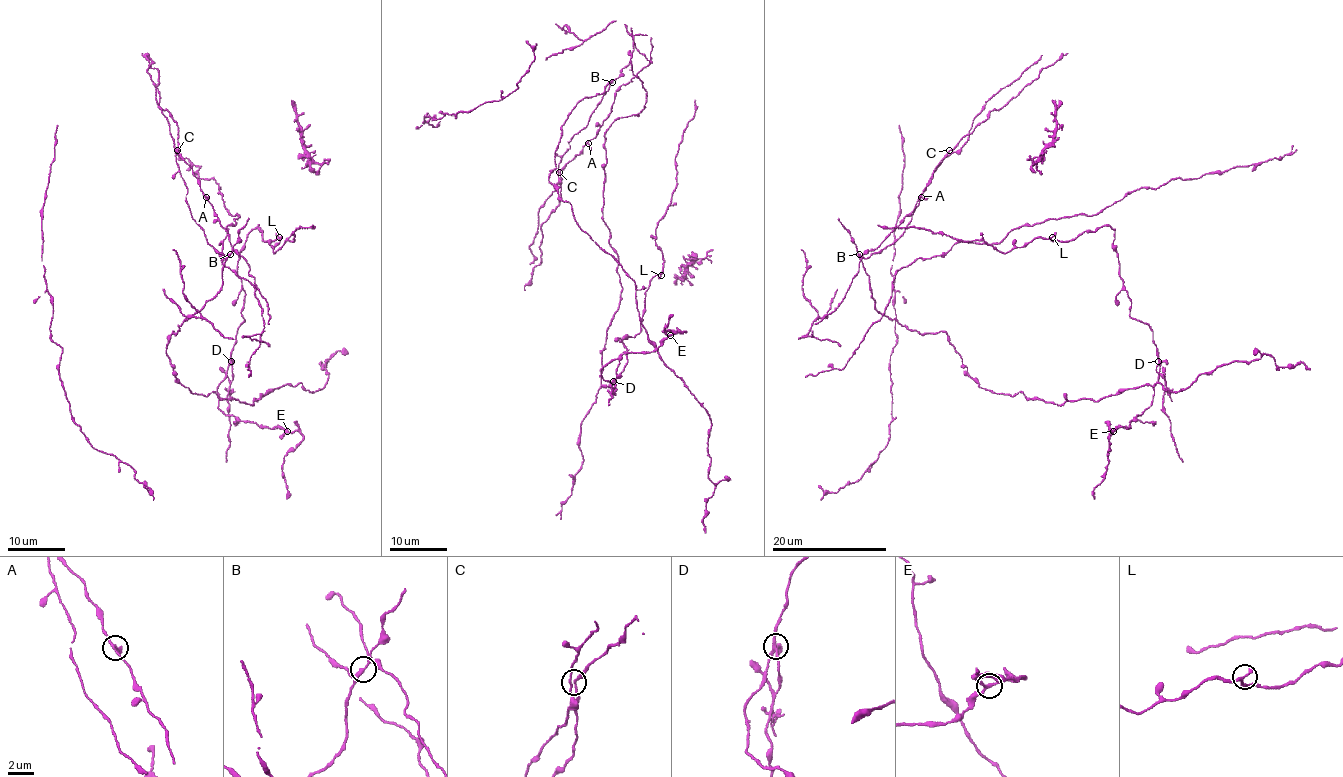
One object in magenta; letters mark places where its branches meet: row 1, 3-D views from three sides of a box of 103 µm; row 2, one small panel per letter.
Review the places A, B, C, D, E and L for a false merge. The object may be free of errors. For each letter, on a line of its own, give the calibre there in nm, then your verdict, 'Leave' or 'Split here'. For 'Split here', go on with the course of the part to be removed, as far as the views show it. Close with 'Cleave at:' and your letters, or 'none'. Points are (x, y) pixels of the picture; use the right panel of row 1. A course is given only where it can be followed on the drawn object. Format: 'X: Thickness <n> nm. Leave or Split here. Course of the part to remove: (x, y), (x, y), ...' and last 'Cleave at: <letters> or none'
A: Thickness 180 nm. Leave
B: Thickness 240 nm. Leave
C: Thickness 130 nm. Leave
D: Thickness 200 nm. Split here. Course of the part to remove: (1159, 360), (1156, 370), (1166, 385), (1163, 412), (1170, 422), (1170, 435), (1183, 462)
E: Thickness 220 nm. Leave
L: Thickness 280 nm. Leave
Cleave at: D

